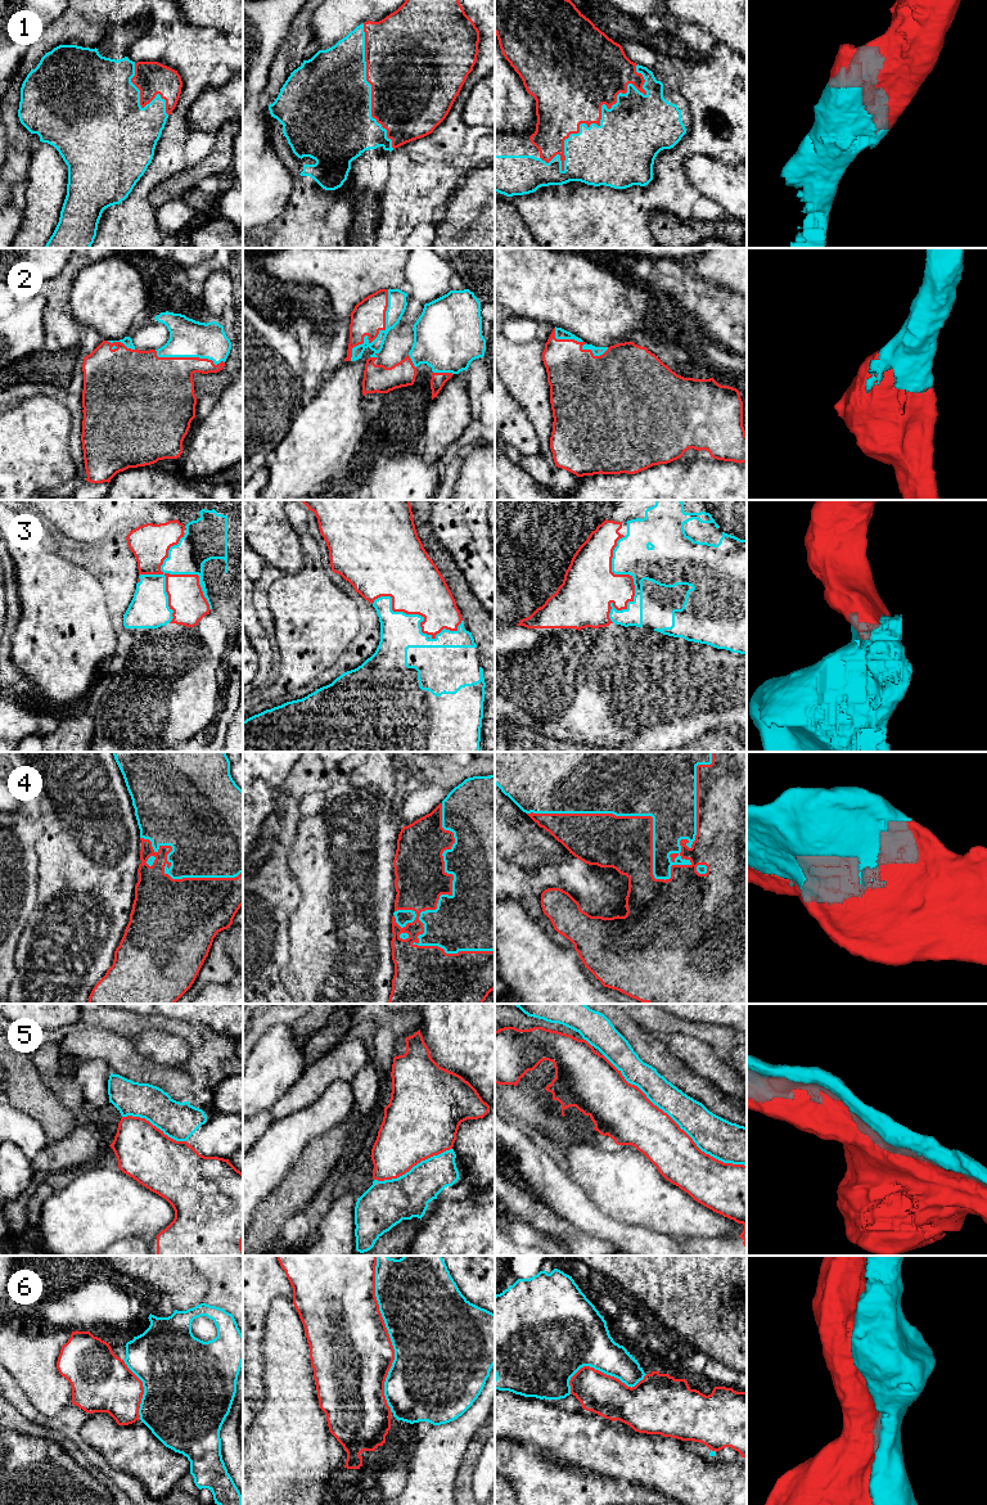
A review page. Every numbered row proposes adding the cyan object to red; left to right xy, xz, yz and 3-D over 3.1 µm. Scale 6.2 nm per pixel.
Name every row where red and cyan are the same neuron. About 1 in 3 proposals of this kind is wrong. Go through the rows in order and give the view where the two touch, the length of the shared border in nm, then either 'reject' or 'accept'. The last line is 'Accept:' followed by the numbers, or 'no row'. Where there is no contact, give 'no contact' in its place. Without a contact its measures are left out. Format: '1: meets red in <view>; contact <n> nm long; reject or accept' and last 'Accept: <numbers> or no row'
1: meets red in yz; contact 850 nm long; accept
2: meets red in xz; contact 500 nm long; accept
3: meets red in xy; contact 550 nm long; accept
4: meets red in yz; contact 1200 nm long; accept
5: meets red in yz; contact 1150 nm long; reject
6: meets red in xz; contact 950 nm long; reject
Accept: 1, 2, 3, 4

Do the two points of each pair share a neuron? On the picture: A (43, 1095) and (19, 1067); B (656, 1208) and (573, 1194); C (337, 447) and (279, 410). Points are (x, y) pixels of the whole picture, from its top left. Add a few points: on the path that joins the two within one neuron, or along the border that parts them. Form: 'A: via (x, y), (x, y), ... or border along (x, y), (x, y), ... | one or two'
A: via (36, 1089), (21, 1073) | one
B: border along (569, 1175), (590, 1199), (612, 1217) | two
C: border along (301, 408), (288, 433), (276, 445) | two

